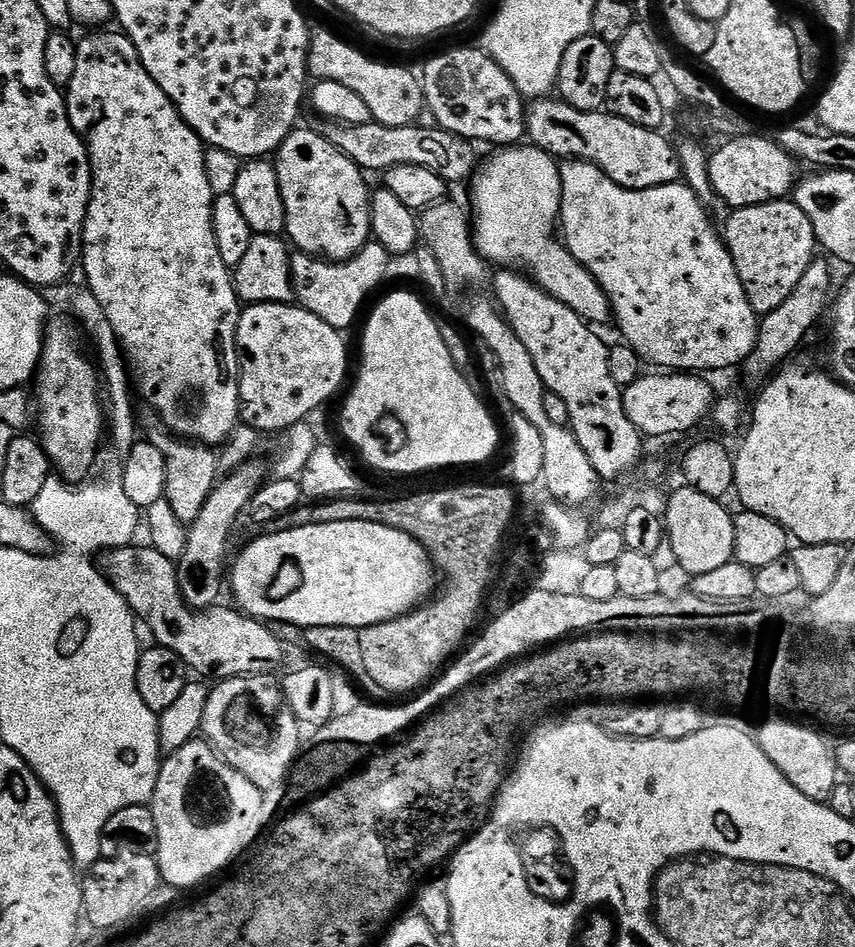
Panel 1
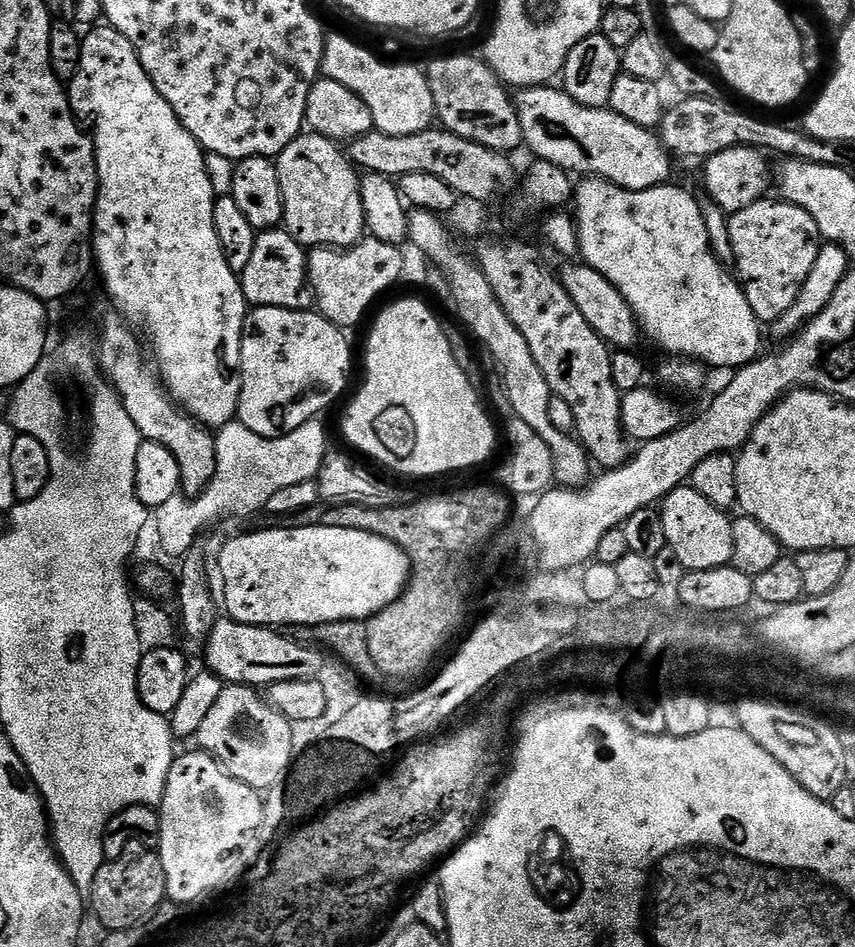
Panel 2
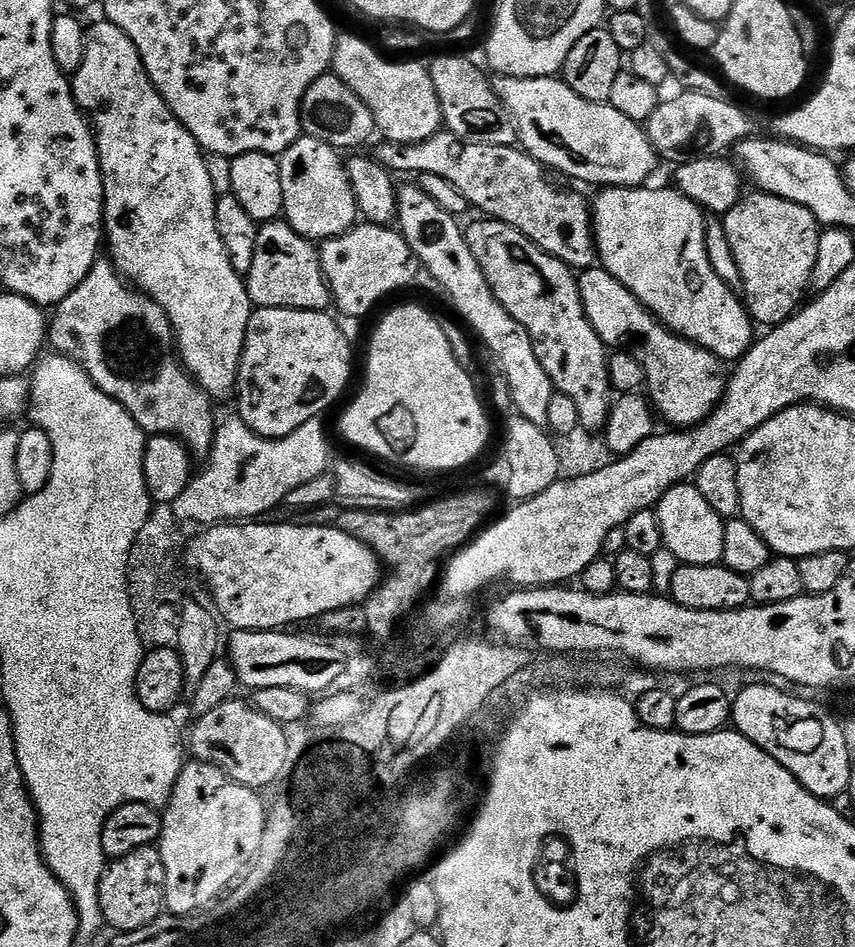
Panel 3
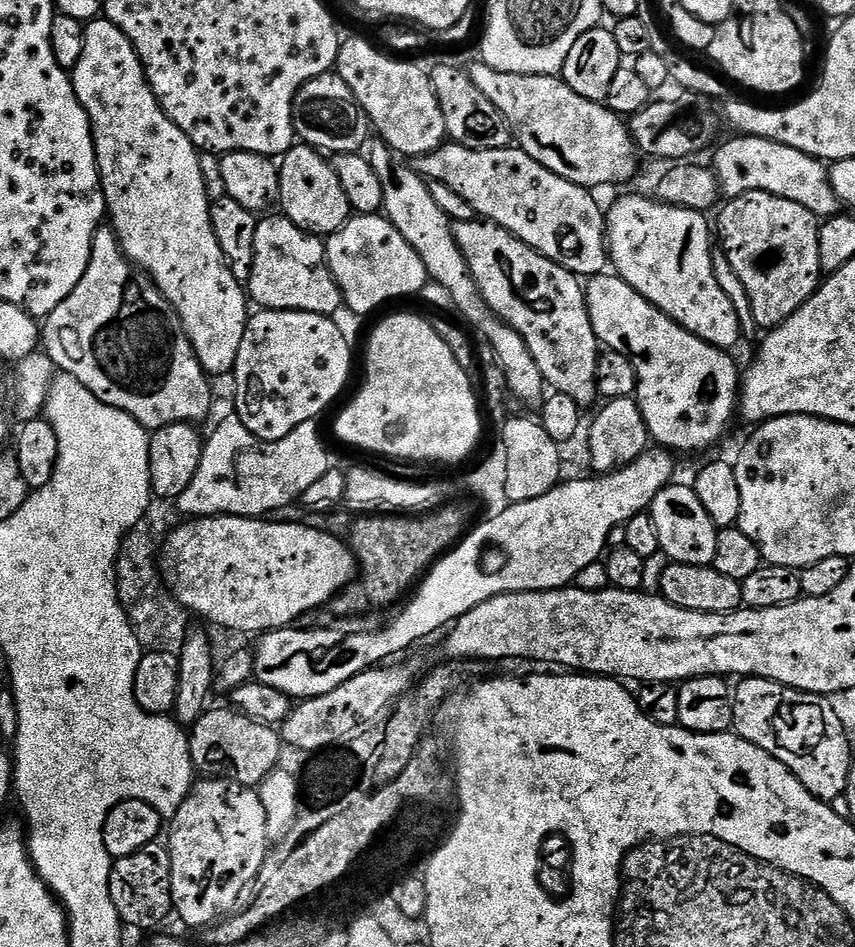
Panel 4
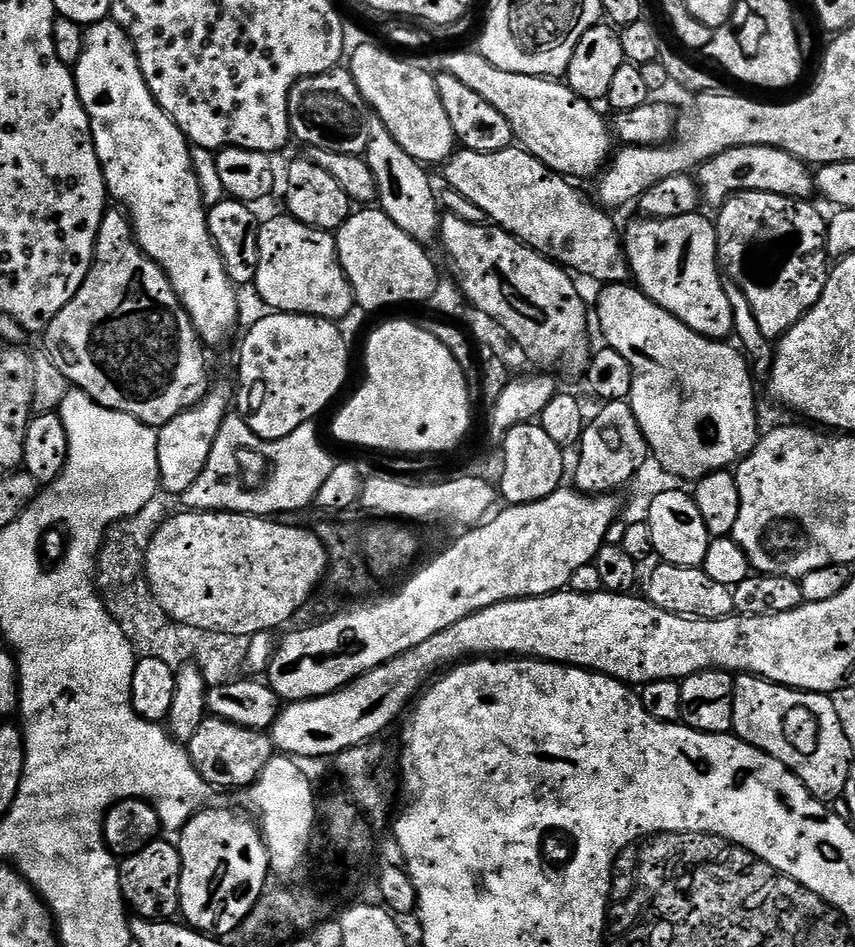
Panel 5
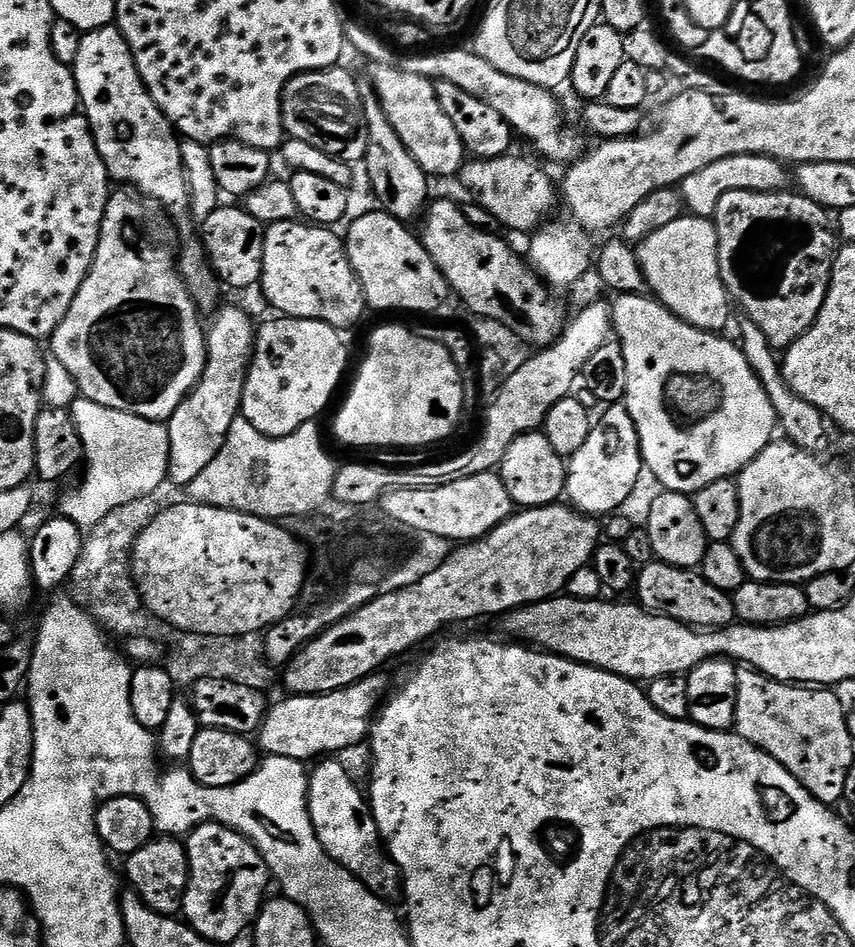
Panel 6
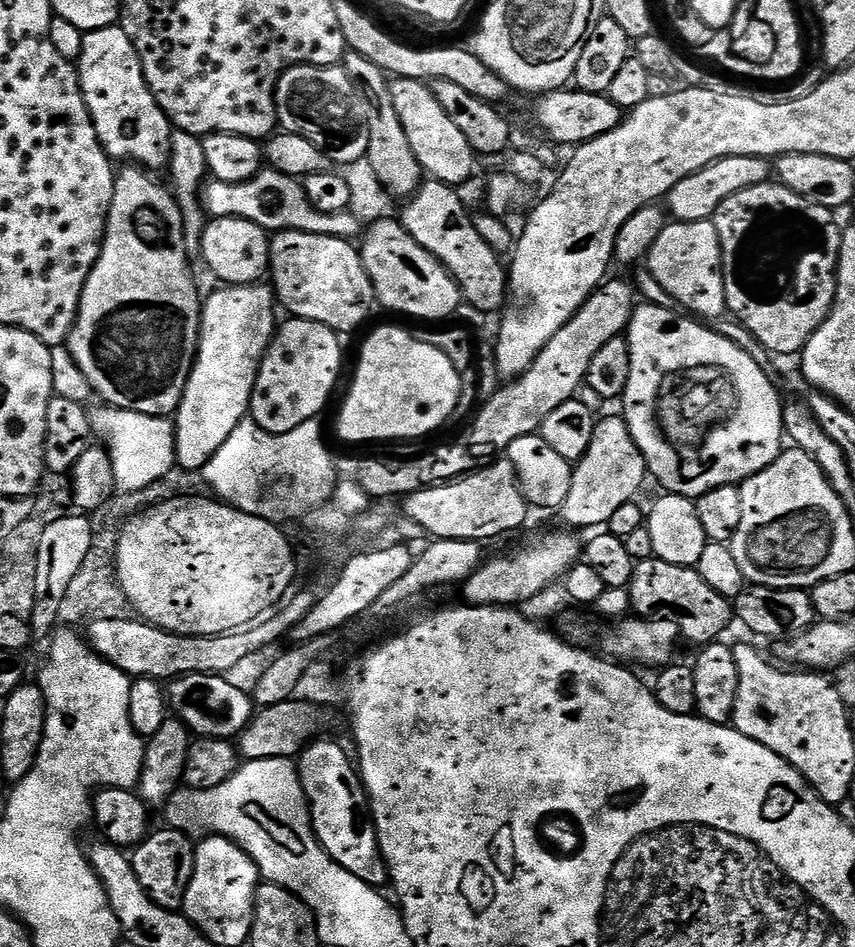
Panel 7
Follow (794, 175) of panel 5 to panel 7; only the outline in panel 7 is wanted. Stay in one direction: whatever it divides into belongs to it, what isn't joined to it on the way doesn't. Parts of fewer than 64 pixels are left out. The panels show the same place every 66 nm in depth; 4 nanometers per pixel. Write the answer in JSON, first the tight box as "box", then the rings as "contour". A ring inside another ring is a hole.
{"box":[666,156,770,224],"contour":[[[727,156],[678,182],[674,190],[666,197],[666,212],[673,221],[685,224],[699,220],[712,220],[718,206],[726,198],[738,194],[742,190],[750,190],[750,186],[767,184],[770,180],[770,164],[763,156]]]}

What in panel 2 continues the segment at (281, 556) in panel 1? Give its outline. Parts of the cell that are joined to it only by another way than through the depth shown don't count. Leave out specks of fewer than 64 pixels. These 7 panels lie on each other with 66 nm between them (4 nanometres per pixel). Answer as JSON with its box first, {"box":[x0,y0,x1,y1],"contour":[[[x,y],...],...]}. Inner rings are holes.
{"box":[220,523,408,626],"contour":[[[319,523],[303,528],[245,531],[243,535],[226,541],[220,552],[220,580],[224,583],[222,608],[239,624],[311,626],[339,620],[367,620],[396,601],[408,584],[408,555],[394,542],[366,530]]]}

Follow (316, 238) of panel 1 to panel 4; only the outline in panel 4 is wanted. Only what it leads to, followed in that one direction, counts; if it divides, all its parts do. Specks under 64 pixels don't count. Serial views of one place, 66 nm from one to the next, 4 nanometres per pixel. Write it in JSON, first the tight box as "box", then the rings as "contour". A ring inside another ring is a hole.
{"box":[278,142,350,238],"contour":[[[303,142],[297,143],[289,152],[284,153],[278,167],[280,170],[278,208],[290,222],[294,222],[294,226],[311,232],[314,236],[327,238],[350,219],[350,205],[346,190],[342,190],[342,182],[338,182],[338,174],[333,170],[331,163],[317,149],[309,148]]]}

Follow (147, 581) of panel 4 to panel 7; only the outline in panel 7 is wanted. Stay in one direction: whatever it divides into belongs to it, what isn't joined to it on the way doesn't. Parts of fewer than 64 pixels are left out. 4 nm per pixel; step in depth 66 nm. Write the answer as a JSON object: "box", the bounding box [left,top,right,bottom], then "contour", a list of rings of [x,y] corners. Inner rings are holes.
{"box":[61,485,164,626],"contour":[[[152,485],[146,486],[137,492],[126,492],[113,495],[105,505],[104,513],[101,515],[104,525],[99,525],[98,532],[93,538],[92,552],[88,560],[79,567],[78,574],[71,579],[70,588],[66,592],[66,598],[61,612],[61,621],[68,626],[76,626],[76,623],[96,621],[120,621],[129,619],[133,615],[132,606],[128,603],[126,594],[120,589],[120,581],[116,579],[116,566],[114,553],[118,541],[117,533],[112,533],[112,528],[119,529],[122,522],[127,522],[132,517],[144,512],[148,508],[155,508],[164,502],[160,496],[152,496]]]}

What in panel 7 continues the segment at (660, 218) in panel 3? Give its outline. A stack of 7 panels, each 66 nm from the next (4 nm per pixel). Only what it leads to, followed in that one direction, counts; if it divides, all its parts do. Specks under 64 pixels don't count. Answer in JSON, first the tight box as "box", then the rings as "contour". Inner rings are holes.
{"box":[646,220,728,322],"contour":[[[712,220],[669,223],[648,251],[646,268],[658,278],[662,290],[672,295],[681,309],[689,308],[684,310],[693,317],[716,322],[725,315],[728,303],[724,289],[724,259],[718,230]]]}

